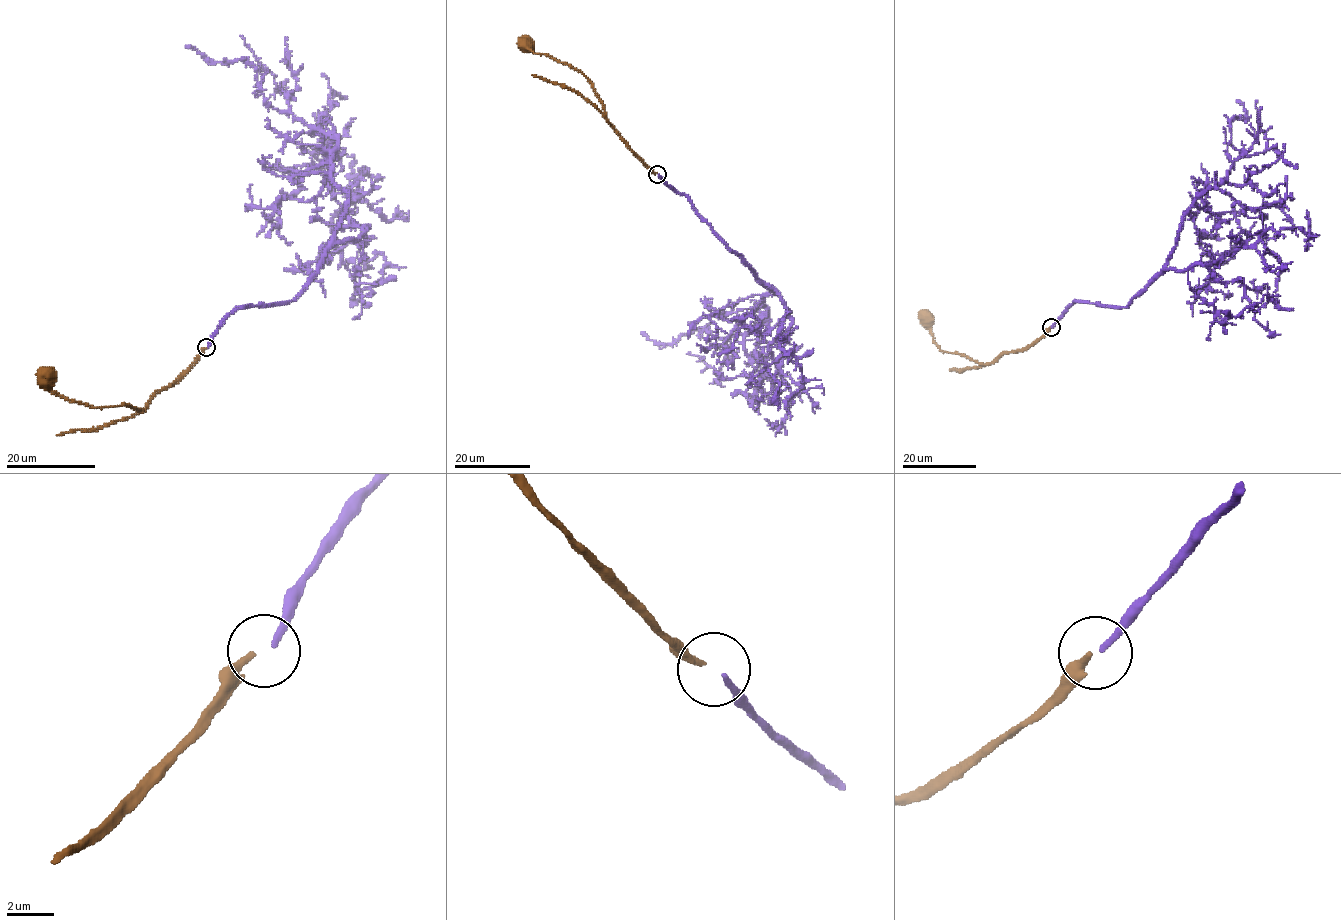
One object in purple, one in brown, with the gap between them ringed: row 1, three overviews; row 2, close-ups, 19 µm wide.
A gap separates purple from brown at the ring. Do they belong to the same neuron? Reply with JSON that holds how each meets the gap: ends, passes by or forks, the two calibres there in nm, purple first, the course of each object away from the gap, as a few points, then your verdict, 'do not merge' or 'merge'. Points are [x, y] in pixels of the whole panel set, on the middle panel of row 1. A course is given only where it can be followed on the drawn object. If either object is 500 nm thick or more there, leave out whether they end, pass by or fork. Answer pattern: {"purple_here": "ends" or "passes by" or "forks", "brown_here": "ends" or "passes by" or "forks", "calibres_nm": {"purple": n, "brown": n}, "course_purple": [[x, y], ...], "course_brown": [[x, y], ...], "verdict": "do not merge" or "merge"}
{"purple_here": "ends", "brown_here": "ends", "calibres_nm": {"purple": 260, "brown": 280}, "course_purple": [[658, 175], [775, 294], [763, 295], [768, 316], [757, 326], [728, 338], [696, 329], [660, 344], [640, 333]], "course_brown": [[656, 173], [606, 117], [592, 83], [578, 70], [524, 49], [522, 43]], "verdict": "merge"}

